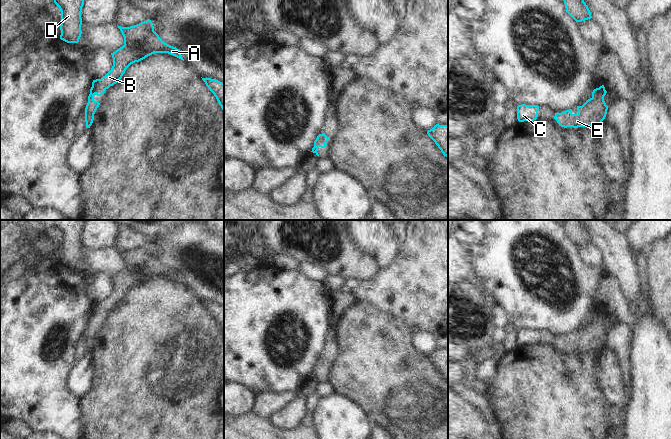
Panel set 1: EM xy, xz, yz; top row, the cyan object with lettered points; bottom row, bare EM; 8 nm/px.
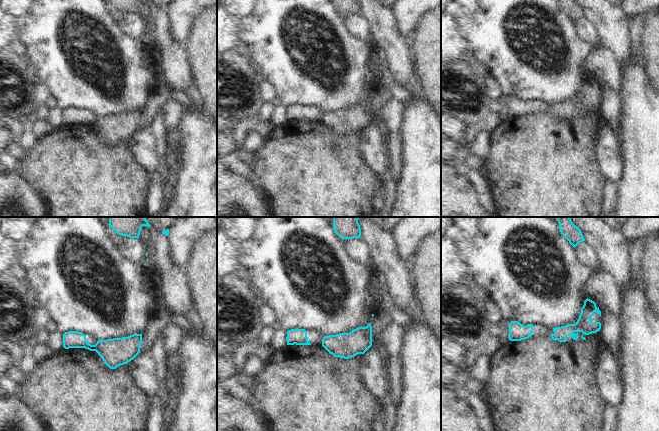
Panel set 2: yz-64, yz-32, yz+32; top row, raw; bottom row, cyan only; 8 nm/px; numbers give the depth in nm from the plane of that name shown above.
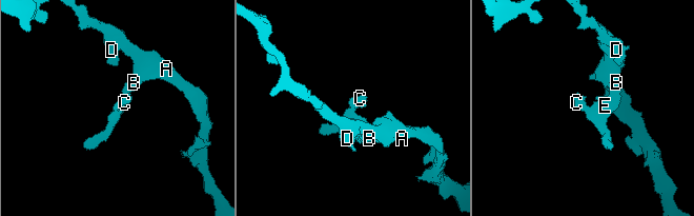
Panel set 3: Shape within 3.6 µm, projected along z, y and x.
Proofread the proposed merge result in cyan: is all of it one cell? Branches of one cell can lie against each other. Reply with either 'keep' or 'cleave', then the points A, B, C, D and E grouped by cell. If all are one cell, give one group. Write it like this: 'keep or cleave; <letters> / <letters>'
keep; A B C D E

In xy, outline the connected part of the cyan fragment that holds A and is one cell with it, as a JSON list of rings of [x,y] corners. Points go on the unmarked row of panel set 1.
[[[150,243],[134,250],[118,250],[118,252],[124,261],[124,269],[111,277],[113,282],[111,294],[101,303],[92,306],[85,332],[86,352],[90,352],[92,349],[94,338],[100,329],[98,325],[94,324],[94,319],[101,320],[110,310],[116,308],[131,288],[154,277],[168,277],[184,285],[180,274],[165,267],[154,255]]]

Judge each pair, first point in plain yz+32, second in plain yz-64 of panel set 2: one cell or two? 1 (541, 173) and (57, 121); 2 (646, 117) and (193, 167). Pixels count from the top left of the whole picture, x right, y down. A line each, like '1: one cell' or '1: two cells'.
1: two cells
2: one cell

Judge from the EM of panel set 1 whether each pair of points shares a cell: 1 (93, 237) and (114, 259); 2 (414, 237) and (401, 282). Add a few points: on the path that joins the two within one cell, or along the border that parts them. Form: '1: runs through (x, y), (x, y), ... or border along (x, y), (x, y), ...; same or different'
1: border along (114, 246), (108, 249), (82, 248); different
2: runs through (414, 248), (414, 269), (412, 271); same

